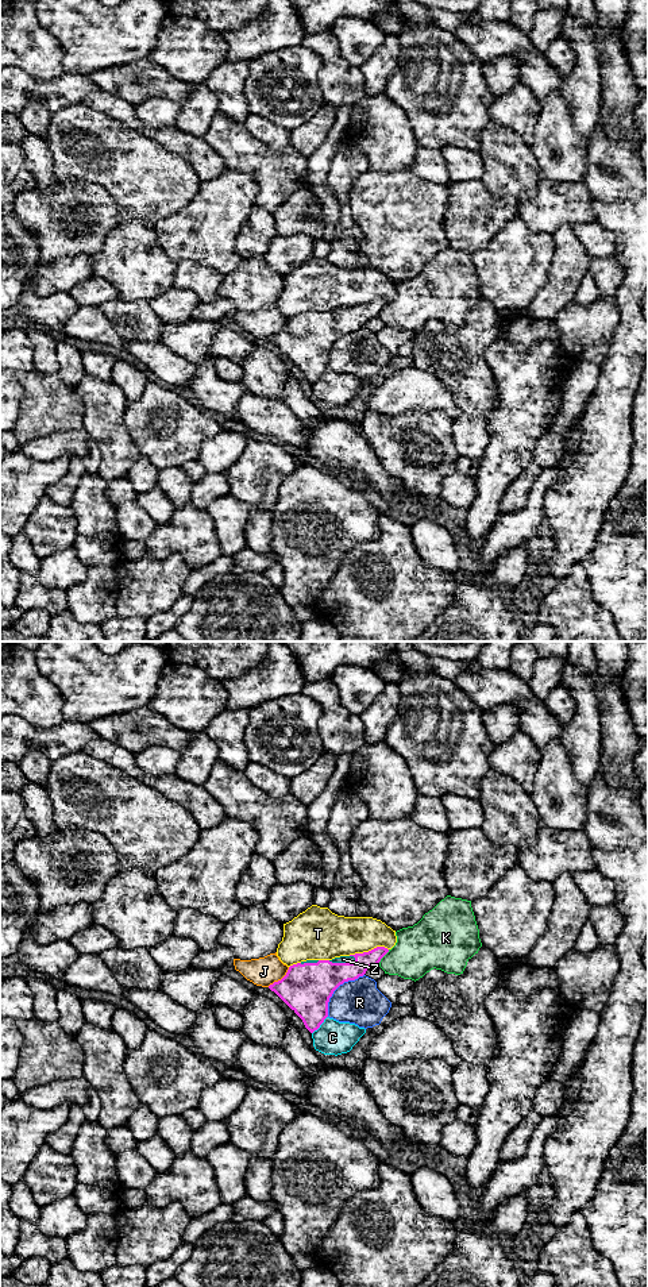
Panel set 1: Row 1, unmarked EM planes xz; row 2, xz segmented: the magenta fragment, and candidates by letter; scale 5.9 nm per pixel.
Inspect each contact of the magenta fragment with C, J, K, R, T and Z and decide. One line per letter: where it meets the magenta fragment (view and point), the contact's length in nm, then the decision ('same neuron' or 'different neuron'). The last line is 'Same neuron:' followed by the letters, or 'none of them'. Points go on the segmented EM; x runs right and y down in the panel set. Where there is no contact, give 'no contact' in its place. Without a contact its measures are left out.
C: contact xz (320, 1024); length 140 nm; different neuron
J: contact xz (281, 979); length 180 nm; different neuron
K: contact xz (384, 955); length 110 nm; different neuron
R: contact xz (336, 987); length 340 nm; different neuron
T: contact xz (369, 951); length 240 nm; different neuron
Z: contact xz (342, 963); length 170 nm; same neuron
Same neuron: Z

